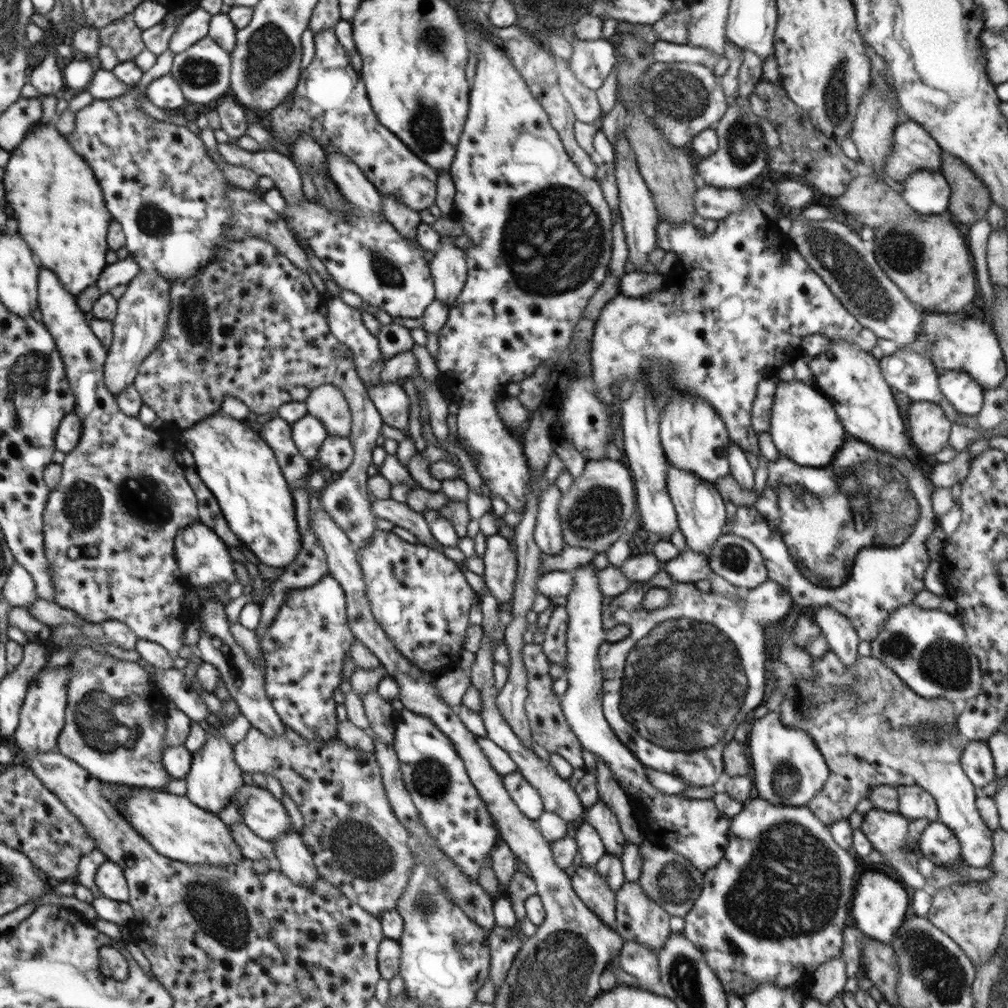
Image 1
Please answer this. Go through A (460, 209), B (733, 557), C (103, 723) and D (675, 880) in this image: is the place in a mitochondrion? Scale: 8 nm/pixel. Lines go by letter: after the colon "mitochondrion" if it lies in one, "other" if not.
A: other
B: mitochondrion
C: mitochondrion
D: mitochondrion

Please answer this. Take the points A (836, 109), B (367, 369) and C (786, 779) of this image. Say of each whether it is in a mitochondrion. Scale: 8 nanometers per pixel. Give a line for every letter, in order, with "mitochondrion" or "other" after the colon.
A: mitochondrion
B: other
C: mitochondrion

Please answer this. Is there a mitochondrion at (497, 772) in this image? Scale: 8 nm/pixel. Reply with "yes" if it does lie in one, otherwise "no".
no

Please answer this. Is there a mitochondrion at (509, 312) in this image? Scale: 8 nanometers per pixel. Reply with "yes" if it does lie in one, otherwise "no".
no

